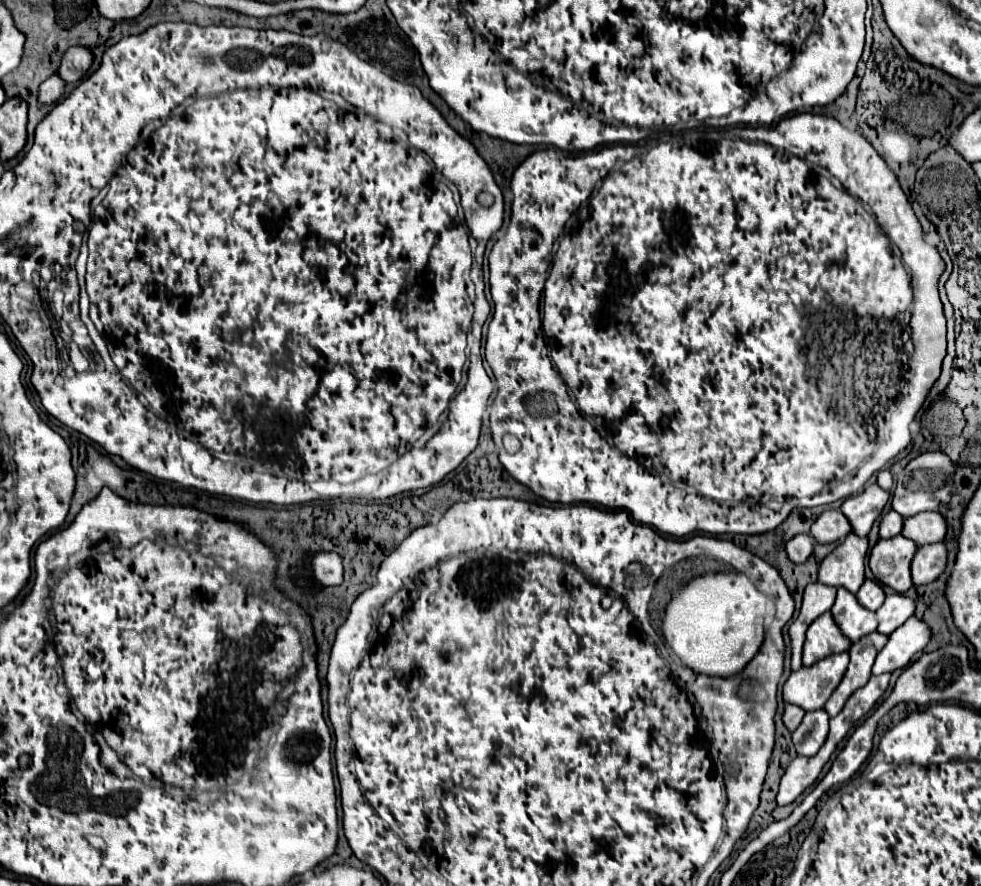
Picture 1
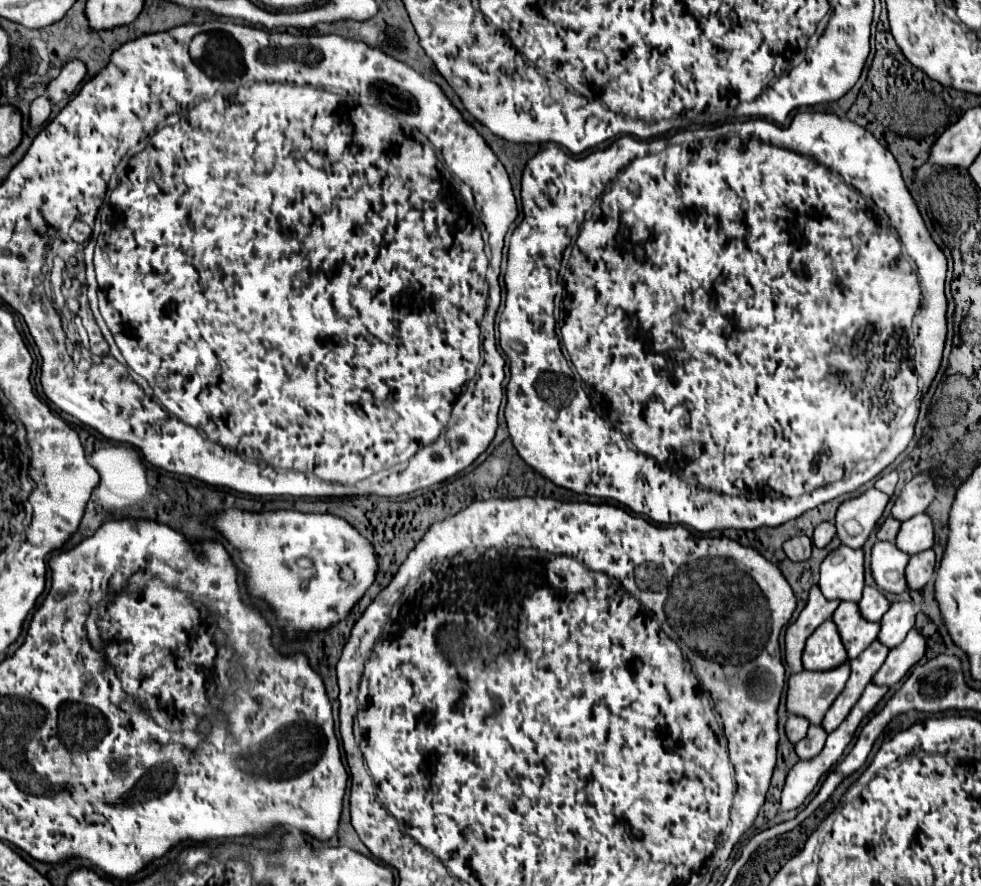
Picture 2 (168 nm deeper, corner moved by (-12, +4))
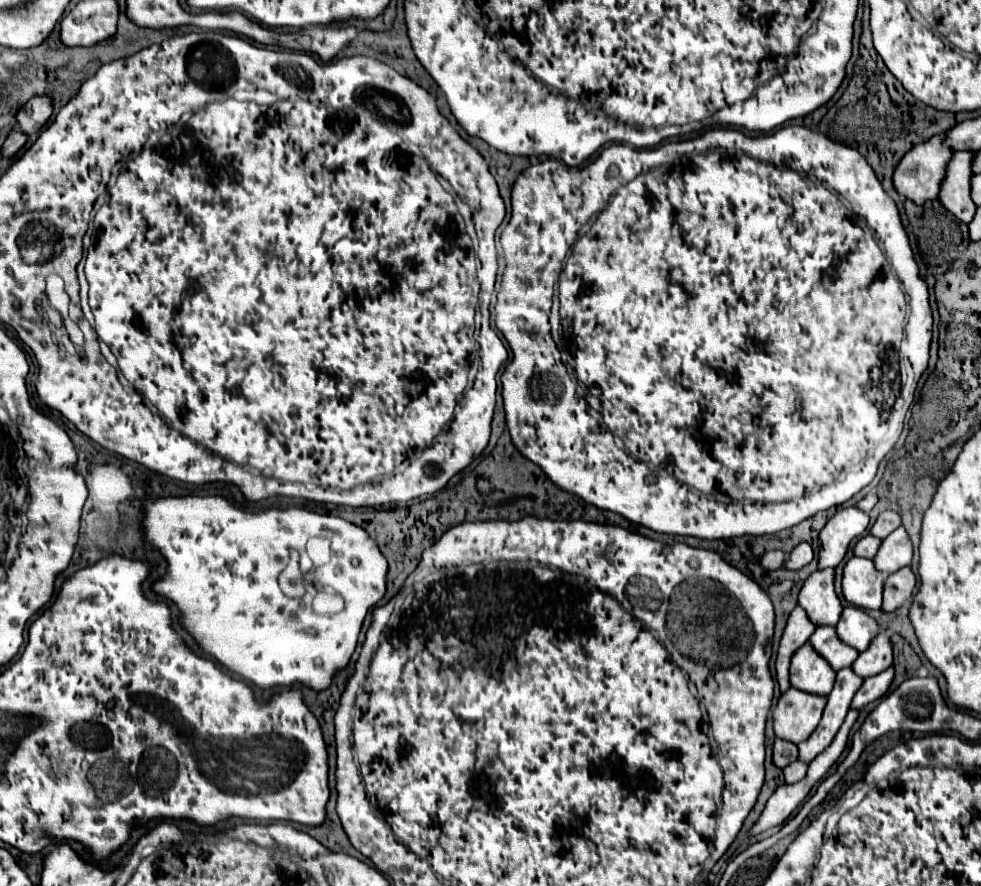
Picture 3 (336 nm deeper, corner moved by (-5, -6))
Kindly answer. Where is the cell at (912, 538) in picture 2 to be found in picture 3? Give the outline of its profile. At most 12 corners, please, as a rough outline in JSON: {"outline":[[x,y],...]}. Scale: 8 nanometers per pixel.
{"outline":[[899,526],[883,540],[873,562],[883,574],[909,566],[913,544]]}

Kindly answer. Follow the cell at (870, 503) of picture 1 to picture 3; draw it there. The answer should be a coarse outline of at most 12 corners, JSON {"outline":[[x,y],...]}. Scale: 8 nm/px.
{"outline":[[839,510],[821,530],[819,568],[835,568],[851,540],[865,534],[869,514]]}

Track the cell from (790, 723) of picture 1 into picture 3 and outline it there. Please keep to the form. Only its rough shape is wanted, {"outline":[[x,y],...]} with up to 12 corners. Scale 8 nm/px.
{"outline":[[775,740],[773,762],[785,768],[797,760],[797,744]]}

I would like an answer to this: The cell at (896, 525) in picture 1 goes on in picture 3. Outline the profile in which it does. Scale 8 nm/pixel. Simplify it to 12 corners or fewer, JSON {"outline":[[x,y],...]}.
{"outline":[[865,534],[857,546],[855,556],[873,558],[881,540]]}

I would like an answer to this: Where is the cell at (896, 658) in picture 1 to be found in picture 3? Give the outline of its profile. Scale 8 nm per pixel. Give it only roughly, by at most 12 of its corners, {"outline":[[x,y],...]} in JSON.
{"outline":[[893,666],[865,678],[851,708],[883,698],[895,678]]}

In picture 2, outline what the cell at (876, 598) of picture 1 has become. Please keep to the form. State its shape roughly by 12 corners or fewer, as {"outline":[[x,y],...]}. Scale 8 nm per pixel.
{"outline":[[864,588],[858,610],[864,620],[880,622],[890,602],[878,588]]}

